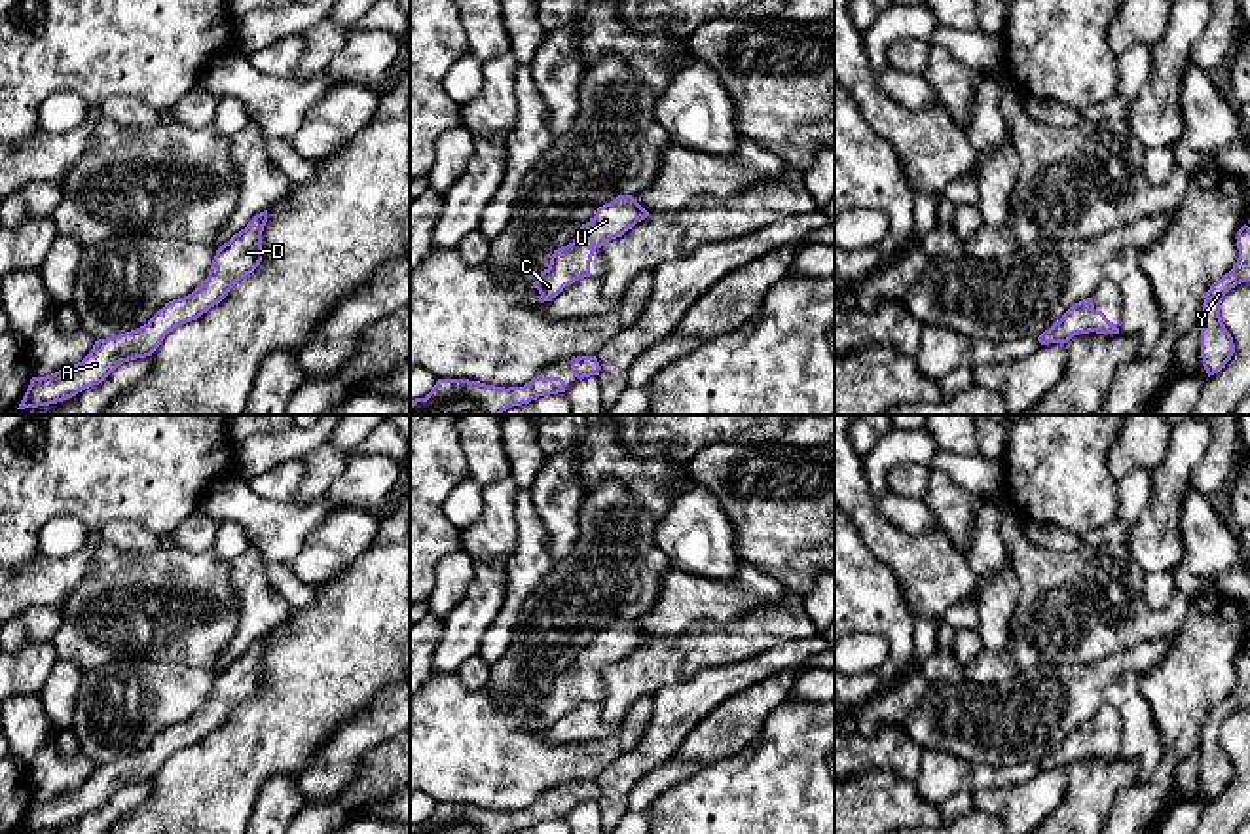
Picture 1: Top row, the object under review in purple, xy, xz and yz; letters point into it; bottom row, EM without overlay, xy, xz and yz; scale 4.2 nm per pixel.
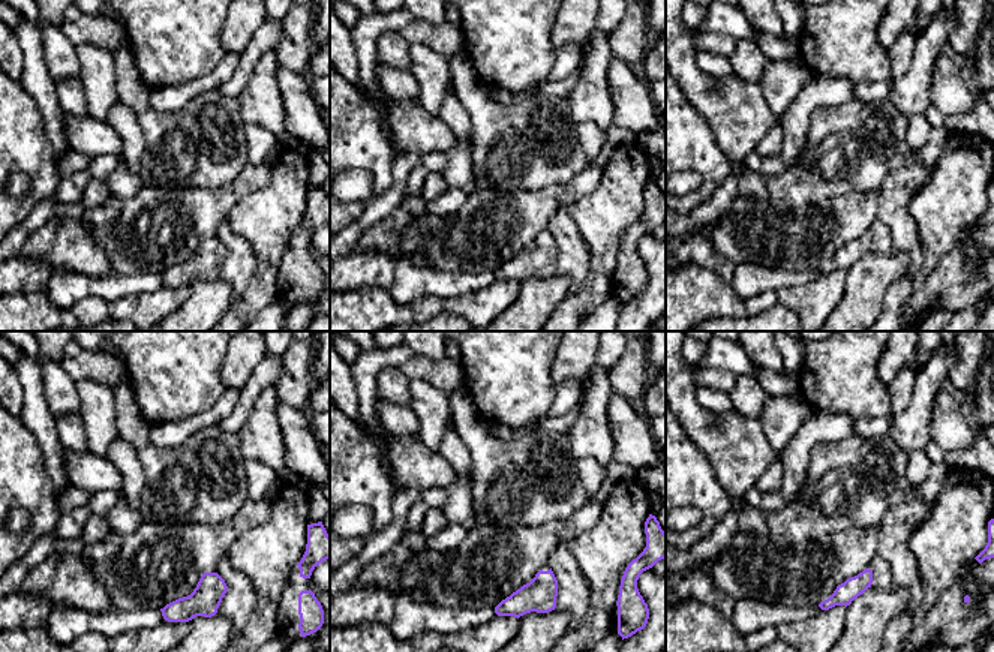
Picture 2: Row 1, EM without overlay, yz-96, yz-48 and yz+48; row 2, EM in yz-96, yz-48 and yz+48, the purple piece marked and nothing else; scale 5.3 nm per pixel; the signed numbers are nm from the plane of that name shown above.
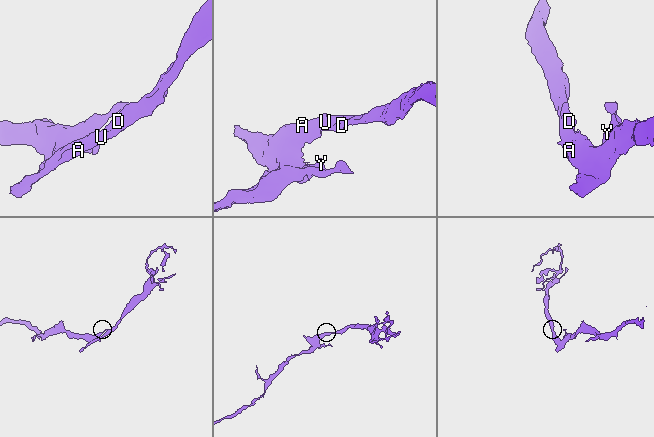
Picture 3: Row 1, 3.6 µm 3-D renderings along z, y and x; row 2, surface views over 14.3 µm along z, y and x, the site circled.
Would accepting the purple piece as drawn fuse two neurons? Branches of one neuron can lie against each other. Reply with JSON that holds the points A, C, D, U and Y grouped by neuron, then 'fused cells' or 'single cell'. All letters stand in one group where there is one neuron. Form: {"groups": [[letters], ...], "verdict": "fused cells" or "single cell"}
{"groups": [["A", "C", "D", "U", "Y"]], "verdict": "single cell"}

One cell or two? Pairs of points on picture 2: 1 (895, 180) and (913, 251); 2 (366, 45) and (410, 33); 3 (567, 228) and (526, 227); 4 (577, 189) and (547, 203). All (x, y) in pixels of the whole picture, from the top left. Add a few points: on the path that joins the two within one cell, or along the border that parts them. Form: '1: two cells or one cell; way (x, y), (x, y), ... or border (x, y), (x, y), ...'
1: one cell; way (895, 198), (895, 216), (903, 227), (903, 233)
2: two cells; border (413, 18), (399, 32)
3: two cells; border (567, 206), (561, 206), (556, 210), (547, 228)
4: one cell; way (570, 192), (555, 197)

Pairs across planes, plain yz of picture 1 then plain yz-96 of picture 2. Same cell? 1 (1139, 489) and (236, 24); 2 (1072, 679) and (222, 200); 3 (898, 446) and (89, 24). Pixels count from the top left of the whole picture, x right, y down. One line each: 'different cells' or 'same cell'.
1: different cells
2: same cell
3: different cells

